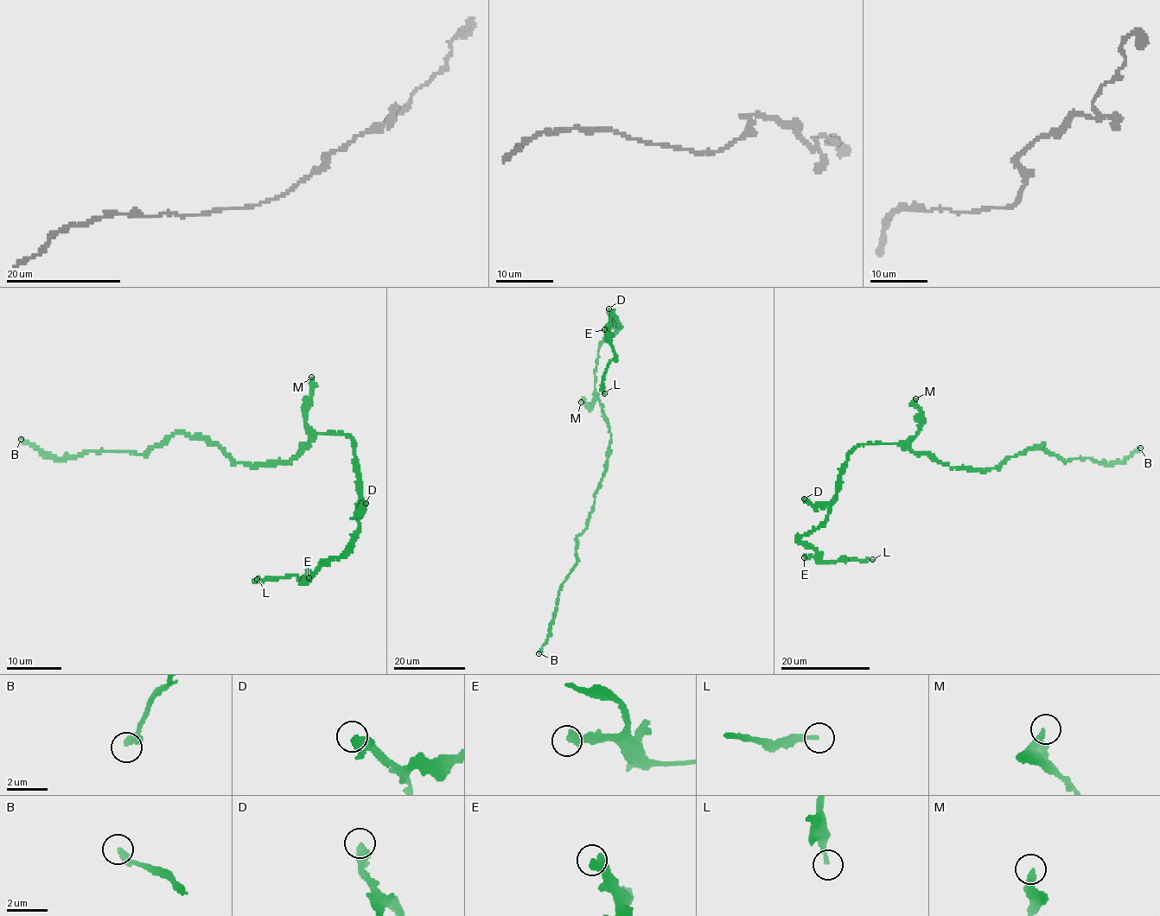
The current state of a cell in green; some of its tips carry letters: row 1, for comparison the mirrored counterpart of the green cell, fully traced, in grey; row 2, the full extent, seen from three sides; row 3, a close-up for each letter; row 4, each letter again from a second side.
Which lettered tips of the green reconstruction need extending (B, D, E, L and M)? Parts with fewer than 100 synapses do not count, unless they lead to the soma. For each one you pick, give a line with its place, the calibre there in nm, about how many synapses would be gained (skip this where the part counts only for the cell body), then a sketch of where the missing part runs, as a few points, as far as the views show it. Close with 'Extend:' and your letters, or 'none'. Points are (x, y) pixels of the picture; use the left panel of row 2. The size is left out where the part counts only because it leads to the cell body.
Extend: none

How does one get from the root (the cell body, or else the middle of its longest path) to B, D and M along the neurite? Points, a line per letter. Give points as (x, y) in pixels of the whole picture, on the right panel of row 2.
B: (938, 462), (986, 471), (1042, 444), (1046, 450), (1065, 461), (1093, 458), (1113, 464), (1124, 461), (1140, 448)
D: (938, 462), (925, 454), (917, 454), (896, 444), (858, 445), (849, 454), (837, 497), (814, 505), (804, 499)
M: (938, 462), (925, 454), (914, 453), (909, 447), (909, 442), (918, 431), (922, 417), (915, 398)

